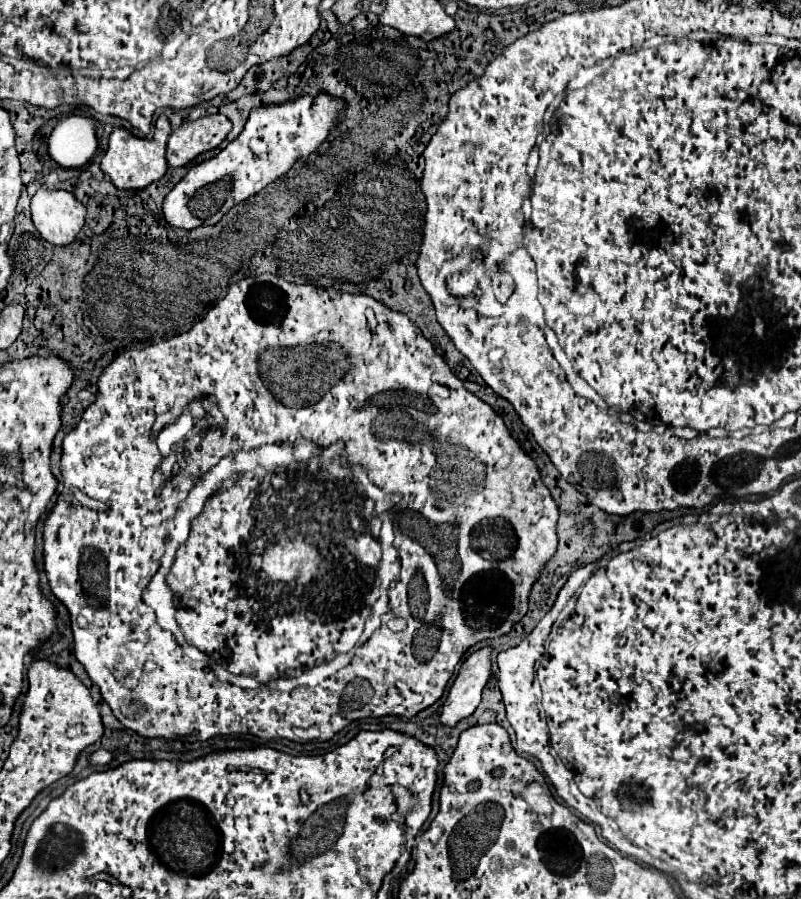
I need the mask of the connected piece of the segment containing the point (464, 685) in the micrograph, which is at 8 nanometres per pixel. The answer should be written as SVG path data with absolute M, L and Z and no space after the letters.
M481 648L473 652L459 670L447 700L441 710L441 724L453 728L459 720L471 716L481 702L481 692L491 676L491 648Z

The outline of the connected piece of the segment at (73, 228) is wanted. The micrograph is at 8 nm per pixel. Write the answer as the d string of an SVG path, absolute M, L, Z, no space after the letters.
M41 188L31 200L31 220L43 240L67 246L85 224L85 206L71 192Z

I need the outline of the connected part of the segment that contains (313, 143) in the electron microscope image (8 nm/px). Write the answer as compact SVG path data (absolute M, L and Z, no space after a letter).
M325 92L317 94L315 98L301 96L295 102L255 108L237 140L229 142L229 146L215 158L209 158L203 164L191 168L183 180L177 182L175 188L165 196L165 222L183 230L193 230L203 224L217 224L221 216L235 204L255 196L267 184L287 174L297 158L307 158L313 154L317 146L329 136L331 128L335 128L343 108L343 100L335 100Z

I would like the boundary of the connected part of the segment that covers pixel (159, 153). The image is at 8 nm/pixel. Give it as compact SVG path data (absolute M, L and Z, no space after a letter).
M165 114L157 118L155 134L151 138L137 138L125 128L115 128L109 136L109 148L101 160L101 170L119 190L143 190L151 182L159 180L167 172L167 160L165 160L165 146L167 138L171 134L171 124Z

